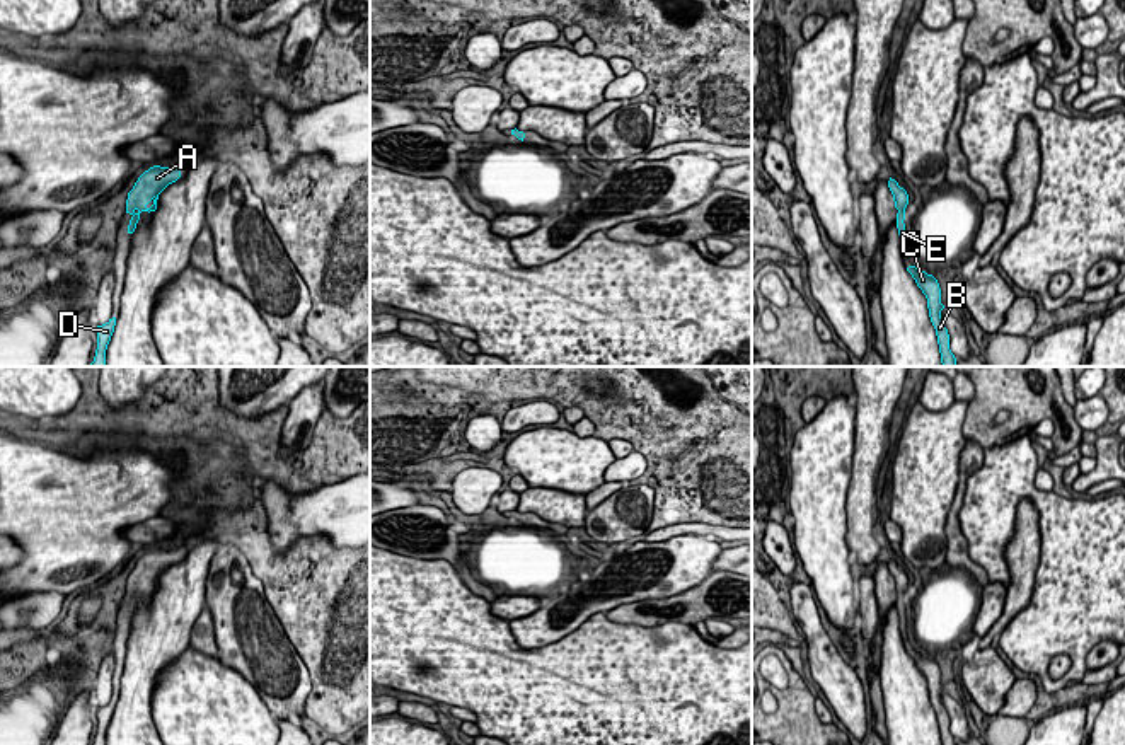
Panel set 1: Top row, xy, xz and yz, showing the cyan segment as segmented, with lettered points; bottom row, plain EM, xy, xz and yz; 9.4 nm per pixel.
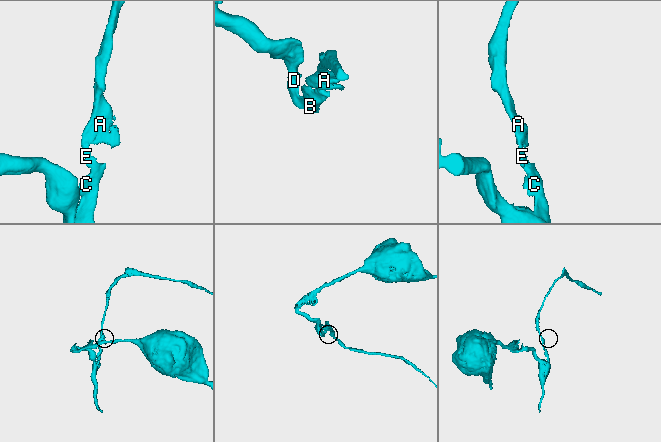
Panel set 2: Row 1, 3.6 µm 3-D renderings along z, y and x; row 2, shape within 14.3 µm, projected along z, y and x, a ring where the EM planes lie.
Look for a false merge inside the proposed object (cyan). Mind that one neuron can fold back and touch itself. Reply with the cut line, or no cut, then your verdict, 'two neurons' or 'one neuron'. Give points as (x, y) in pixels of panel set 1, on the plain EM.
no cut | one neuron

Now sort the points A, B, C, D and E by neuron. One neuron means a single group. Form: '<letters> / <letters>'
A B C D E

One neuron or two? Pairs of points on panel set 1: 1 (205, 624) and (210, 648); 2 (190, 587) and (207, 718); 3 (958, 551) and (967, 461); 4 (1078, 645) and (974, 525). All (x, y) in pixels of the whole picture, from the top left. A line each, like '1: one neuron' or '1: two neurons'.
1: one neuron
2: two neurons
3: one neuron
4: one neuron

